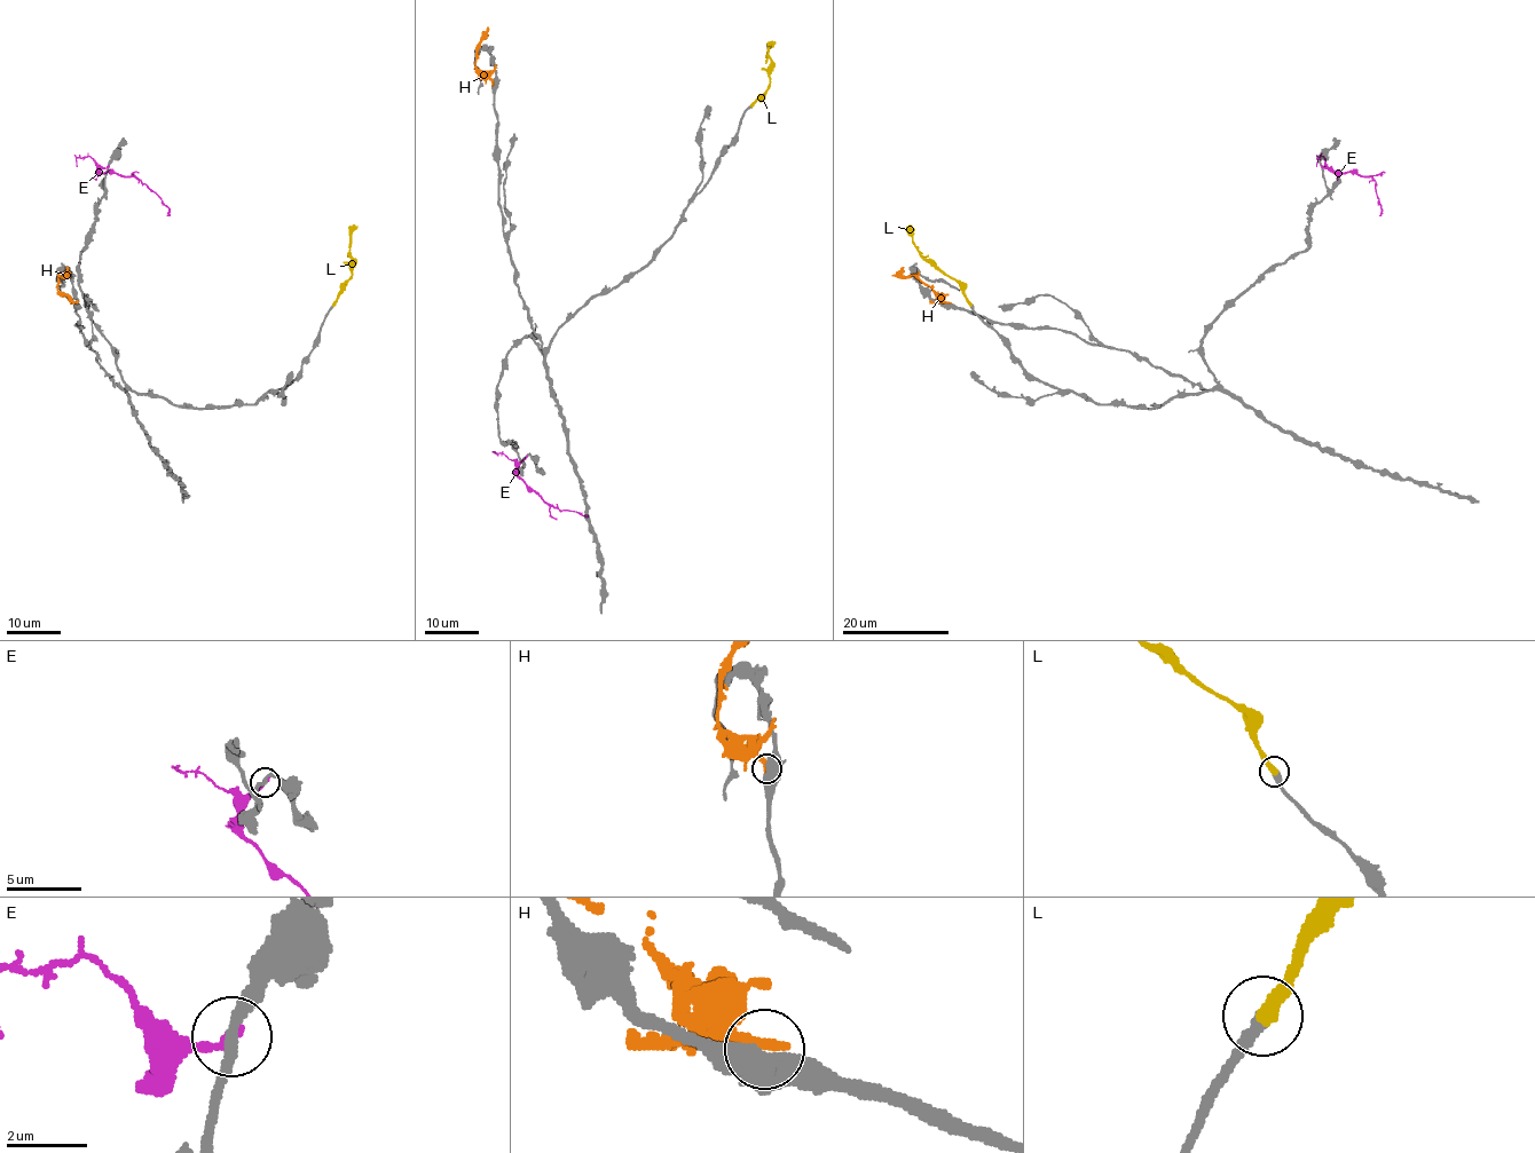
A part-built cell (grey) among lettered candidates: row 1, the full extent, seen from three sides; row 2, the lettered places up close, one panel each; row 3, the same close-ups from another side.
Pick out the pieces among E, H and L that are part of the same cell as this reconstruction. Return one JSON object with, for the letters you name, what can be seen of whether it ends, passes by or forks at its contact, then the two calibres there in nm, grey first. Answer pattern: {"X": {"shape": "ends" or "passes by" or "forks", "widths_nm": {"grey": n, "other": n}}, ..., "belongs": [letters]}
{"L": {"shape": "ends", "widths_nm": {"grey": 360, "other": 420}}, "belongs": ["L"]}

